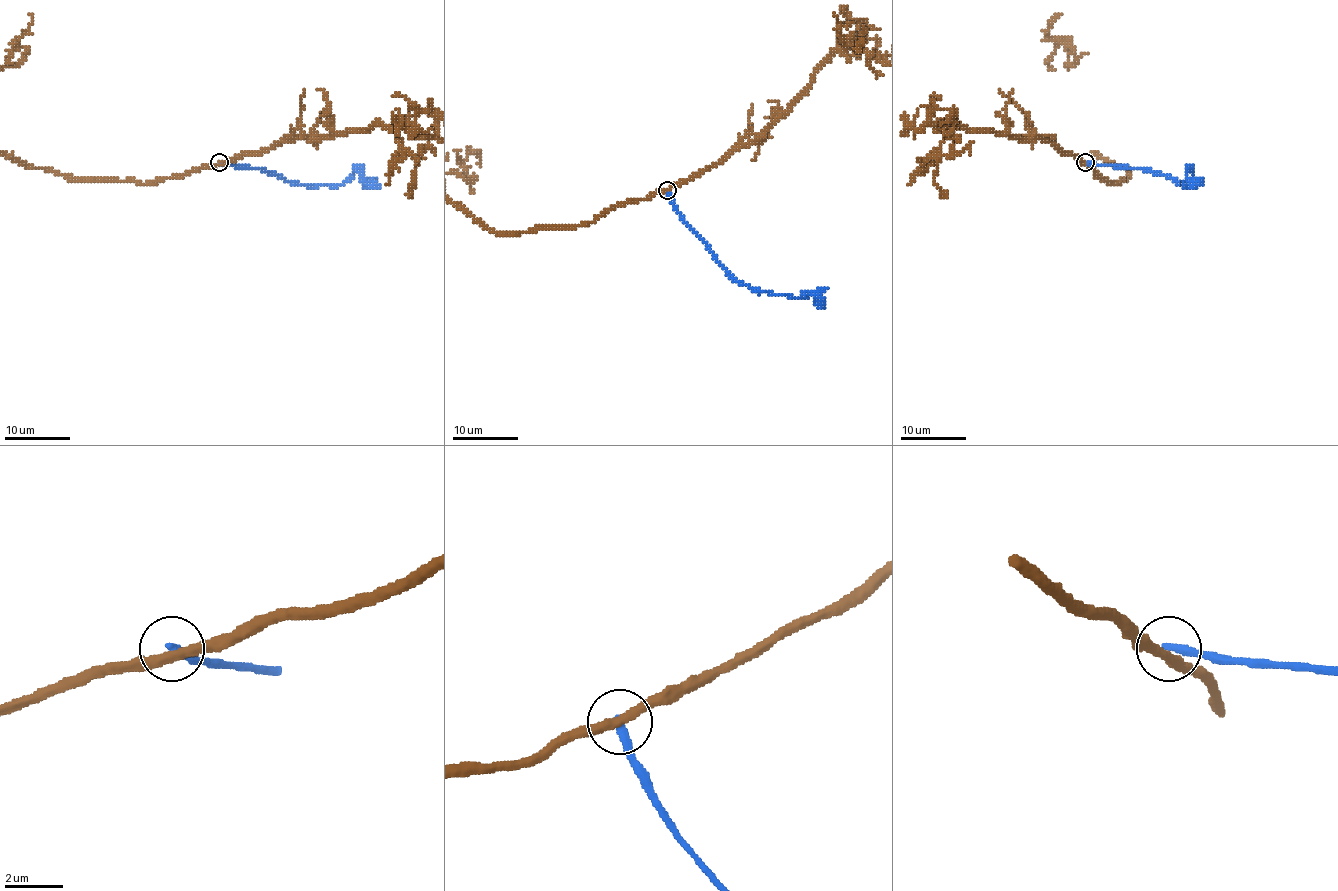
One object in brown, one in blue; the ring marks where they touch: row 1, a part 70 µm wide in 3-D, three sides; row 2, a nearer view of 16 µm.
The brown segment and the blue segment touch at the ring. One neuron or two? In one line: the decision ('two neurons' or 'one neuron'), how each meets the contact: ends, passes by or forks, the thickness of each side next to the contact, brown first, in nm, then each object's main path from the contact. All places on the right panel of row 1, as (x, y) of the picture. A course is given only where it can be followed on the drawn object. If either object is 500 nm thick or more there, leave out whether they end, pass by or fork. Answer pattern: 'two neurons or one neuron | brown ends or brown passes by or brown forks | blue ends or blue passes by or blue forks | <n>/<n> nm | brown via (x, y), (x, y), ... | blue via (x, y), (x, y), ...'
two neurons | brown passes by | blue ends | 340/320 nm | blue via (1085, 162), (1143, 167), (1184, 185), (1190, 185), (1192, 172), (1187, 170), (1190, 182), (1202, 177)

